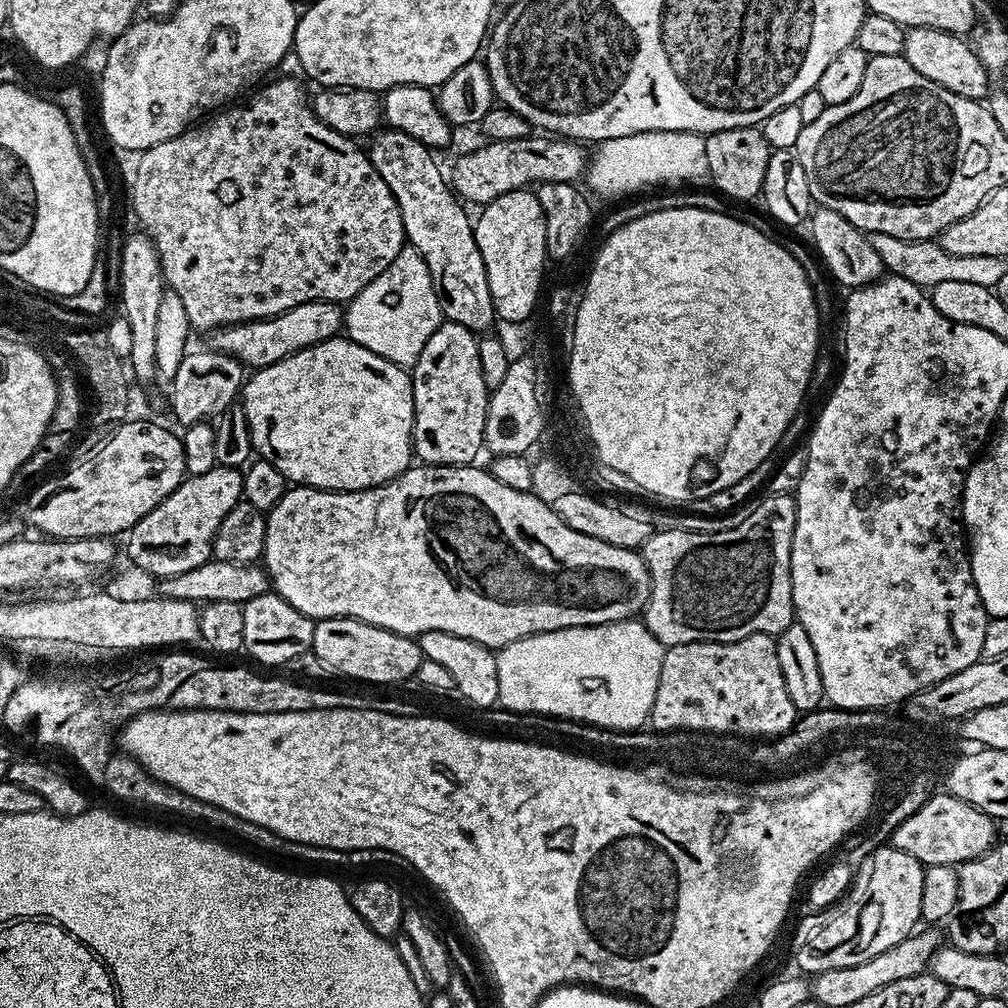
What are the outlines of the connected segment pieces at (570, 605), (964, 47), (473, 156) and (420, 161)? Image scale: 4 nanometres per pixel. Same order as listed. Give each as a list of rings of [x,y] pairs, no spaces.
[[[425,464],[405,467],[402,475],[377,488],[364,488],[360,492],[328,492],[324,488],[307,486],[289,487],[288,493],[266,516],[266,542],[262,567],[268,574],[271,587],[276,588],[279,599],[290,602],[294,610],[306,614],[314,622],[319,620],[348,617],[373,624],[398,635],[418,638],[423,632],[449,632],[462,638],[470,638],[482,646],[499,650],[515,640],[537,636],[543,632],[557,632],[563,628],[589,628],[599,624],[613,624],[619,620],[631,620],[643,613],[648,604],[652,579],[643,555],[639,551],[610,546],[610,542],[598,542],[590,534],[578,534],[570,530],[562,518],[553,510],[546,499],[539,500],[535,491],[523,492],[502,486],[491,471],[484,472],[477,466],[454,464]]]
[[[910,28],[906,31],[906,46],[903,55],[930,82],[938,82],[946,90],[962,98],[983,101],[989,95],[989,74],[979,60],[979,54],[963,35],[954,32],[943,32],[937,28]]]
[[[529,134],[526,138],[484,142],[481,148],[464,152],[453,162],[450,180],[455,191],[469,205],[483,206],[502,194],[518,192],[529,186],[579,181],[579,176],[581,179],[586,172],[584,148],[583,143],[567,138],[553,138],[548,134]]]
[[[384,126],[372,133],[366,151],[374,170],[378,170],[398,202],[407,243],[426,262],[426,270],[430,270],[441,317],[449,324],[466,326],[473,334],[487,333],[498,317],[486,278],[486,262],[482,262],[482,250],[478,250],[474,220],[471,215],[468,217],[469,209],[458,199],[445,173],[440,173],[432,157],[433,149],[410,138],[410,134]]]

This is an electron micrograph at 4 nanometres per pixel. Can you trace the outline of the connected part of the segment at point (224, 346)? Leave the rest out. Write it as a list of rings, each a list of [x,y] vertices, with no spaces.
[[[311,300],[302,302],[302,306],[294,306],[277,316],[271,316],[265,320],[247,320],[244,324],[229,324],[226,328],[217,328],[211,333],[211,351],[221,352],[239,360],[249,369],[269,368],[274,362],[282,362],[290,354],[303,352],[315,344],[326,344],[337,339],[344,328],[345,309],[339,303],[330,300]]]

